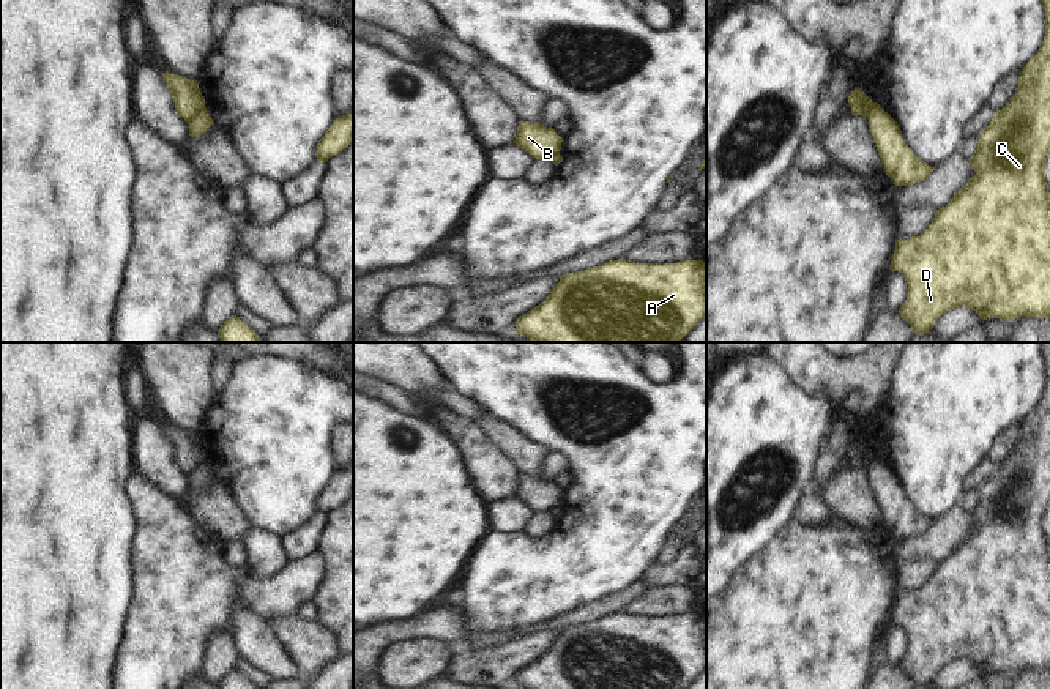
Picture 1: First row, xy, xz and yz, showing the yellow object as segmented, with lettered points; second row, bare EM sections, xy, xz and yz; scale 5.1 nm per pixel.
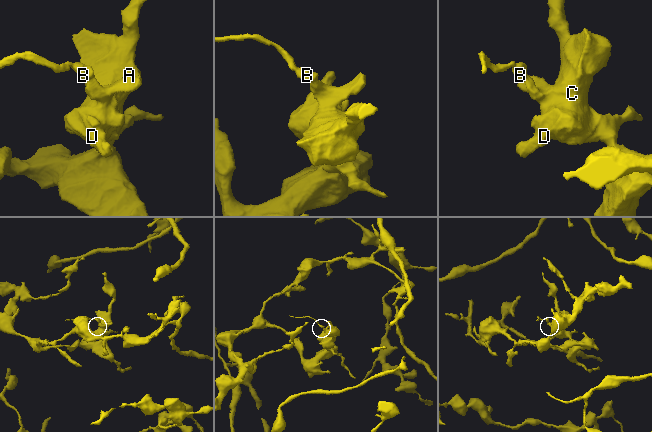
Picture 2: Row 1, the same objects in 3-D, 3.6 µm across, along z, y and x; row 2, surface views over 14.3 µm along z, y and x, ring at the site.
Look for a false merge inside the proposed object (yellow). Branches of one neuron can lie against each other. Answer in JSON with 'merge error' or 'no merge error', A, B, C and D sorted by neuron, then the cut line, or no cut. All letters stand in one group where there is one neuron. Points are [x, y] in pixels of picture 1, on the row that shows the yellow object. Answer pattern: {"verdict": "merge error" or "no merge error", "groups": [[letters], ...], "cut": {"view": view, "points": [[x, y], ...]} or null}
{"verdict": "merge error", "groups": [["A", "C", "D"], ["B"]], "cut": {"view": "xy", "points": [[205, 108], [188, 123]]}}

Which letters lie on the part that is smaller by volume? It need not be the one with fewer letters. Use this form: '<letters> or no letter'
B

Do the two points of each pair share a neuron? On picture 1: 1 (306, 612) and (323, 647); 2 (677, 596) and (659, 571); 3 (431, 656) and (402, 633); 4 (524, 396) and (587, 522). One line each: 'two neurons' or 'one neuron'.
1: two neurons
2: two neurons
3: two neurons
4: one neuron

